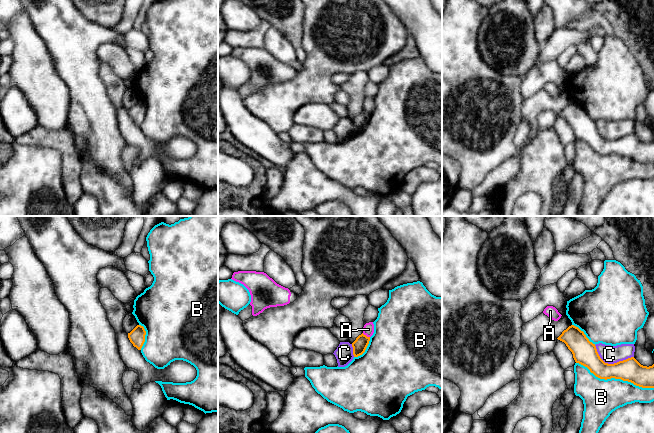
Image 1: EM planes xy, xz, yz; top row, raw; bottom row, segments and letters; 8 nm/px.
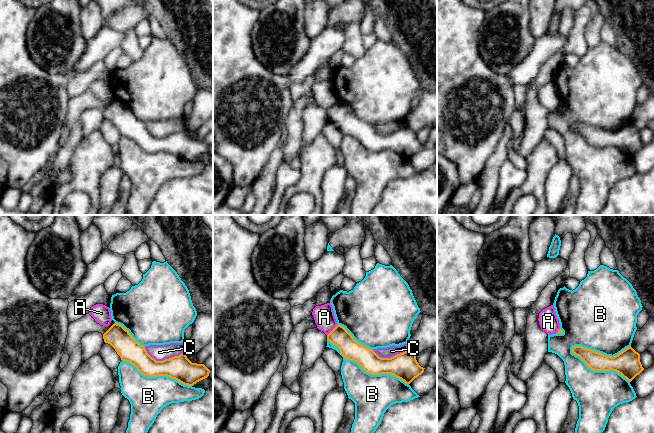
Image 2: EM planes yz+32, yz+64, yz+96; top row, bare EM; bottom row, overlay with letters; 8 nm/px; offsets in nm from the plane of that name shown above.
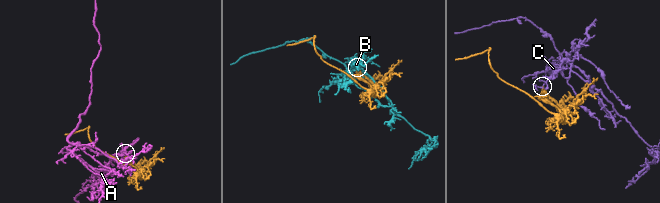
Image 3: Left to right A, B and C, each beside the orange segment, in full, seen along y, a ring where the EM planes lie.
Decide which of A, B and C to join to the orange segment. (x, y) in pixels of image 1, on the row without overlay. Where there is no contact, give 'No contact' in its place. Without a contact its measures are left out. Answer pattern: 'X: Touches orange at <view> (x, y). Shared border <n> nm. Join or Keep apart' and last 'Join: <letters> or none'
A: Touches orange at xz (365, 111). Shared border 70 nm. Keep apart
B: Touches orange at yz (615, 154). Shared border 650 nm. Keep apart
C: Touches orange at yz (611, 140). Shared border 340 nm. Keep apart
Join: none

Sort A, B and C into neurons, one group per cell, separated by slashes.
A / B / C

